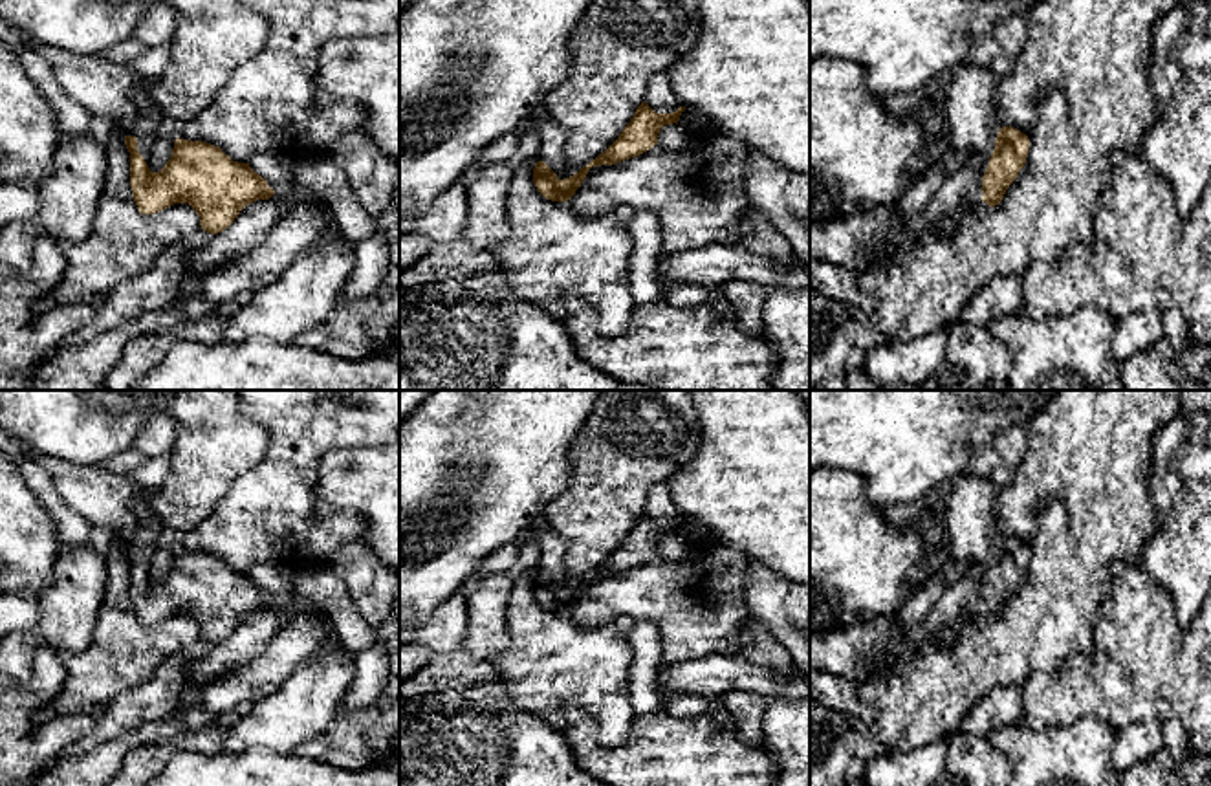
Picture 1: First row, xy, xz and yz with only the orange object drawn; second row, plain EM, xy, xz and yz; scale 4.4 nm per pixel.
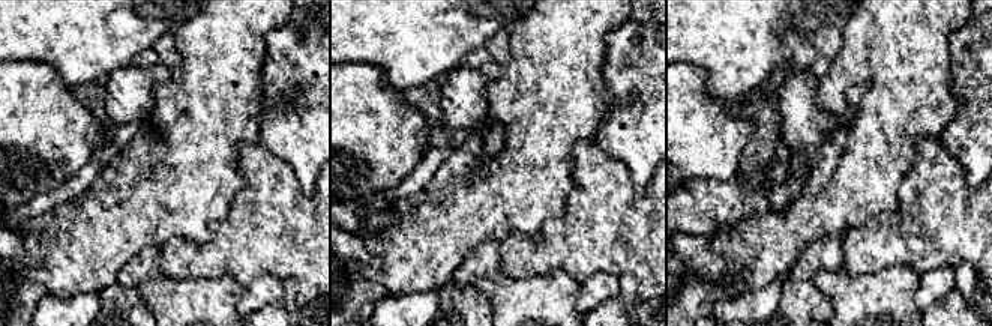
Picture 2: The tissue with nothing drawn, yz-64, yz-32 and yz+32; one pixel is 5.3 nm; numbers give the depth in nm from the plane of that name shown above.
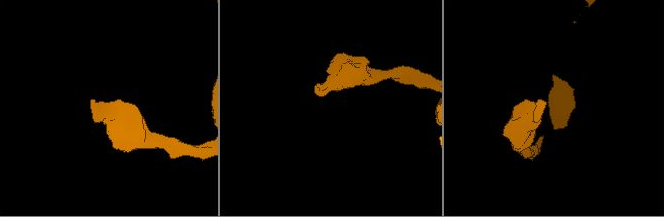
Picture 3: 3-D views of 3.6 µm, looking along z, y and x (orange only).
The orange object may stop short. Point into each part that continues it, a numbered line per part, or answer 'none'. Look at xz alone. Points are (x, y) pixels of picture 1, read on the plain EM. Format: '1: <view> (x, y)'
1: xz (552, 546)

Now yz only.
1: yz (971, 526)

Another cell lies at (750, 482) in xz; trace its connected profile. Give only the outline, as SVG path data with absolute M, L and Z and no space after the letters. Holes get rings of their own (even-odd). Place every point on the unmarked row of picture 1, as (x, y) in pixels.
M689 390L702 443L696 458L667 480L672 502L682 517L705 524L716 540L775 570L791 583L810 590L810 416L793 390Z

